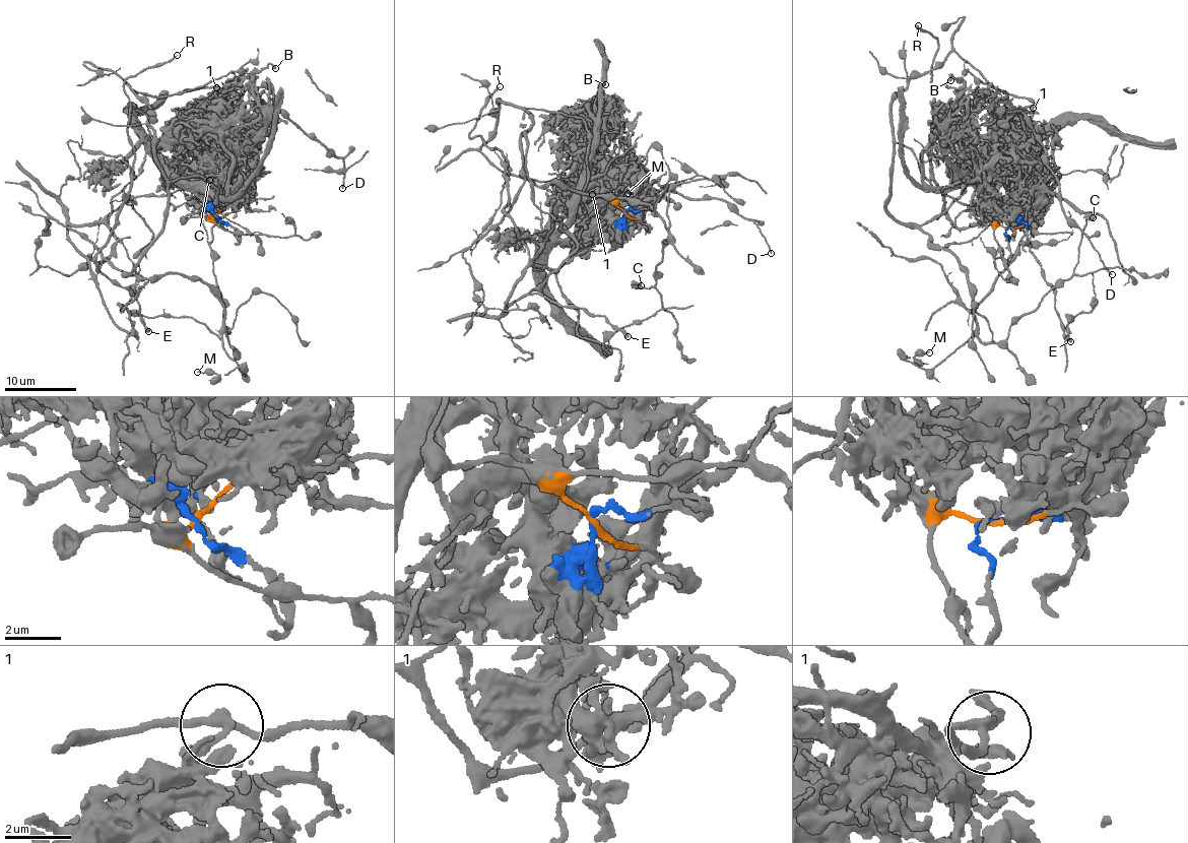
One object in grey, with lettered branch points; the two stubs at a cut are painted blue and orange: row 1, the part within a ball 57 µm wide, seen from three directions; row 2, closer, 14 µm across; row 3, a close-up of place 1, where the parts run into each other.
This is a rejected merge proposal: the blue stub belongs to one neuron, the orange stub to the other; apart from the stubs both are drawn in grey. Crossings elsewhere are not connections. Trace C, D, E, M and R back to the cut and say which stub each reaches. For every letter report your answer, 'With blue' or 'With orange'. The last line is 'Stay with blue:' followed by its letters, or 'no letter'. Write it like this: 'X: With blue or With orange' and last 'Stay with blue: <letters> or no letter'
C: With orange
D: With orange
E: With orange
M: With orange
R: With orange
Stay with blue: no letter

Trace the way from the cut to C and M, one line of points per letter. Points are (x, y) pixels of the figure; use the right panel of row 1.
C: (1009, 227), (944, 195), (894, 143), (887, 211), (955, 257), (983, 342), (1001, 342), (1073, 272), (1093, 218)
M: (1009, 227), (894, 143), (884, 206), (948, 251), (975, 315), (933, 368), (900, 351), (930, 351)

